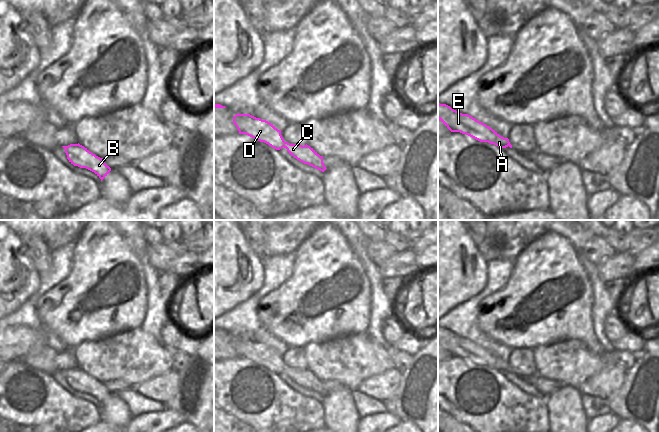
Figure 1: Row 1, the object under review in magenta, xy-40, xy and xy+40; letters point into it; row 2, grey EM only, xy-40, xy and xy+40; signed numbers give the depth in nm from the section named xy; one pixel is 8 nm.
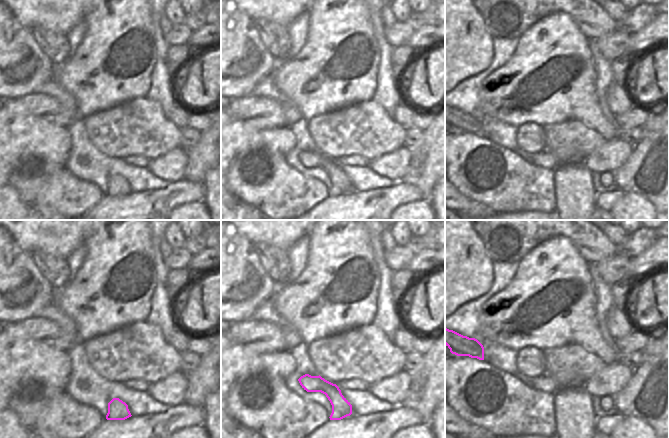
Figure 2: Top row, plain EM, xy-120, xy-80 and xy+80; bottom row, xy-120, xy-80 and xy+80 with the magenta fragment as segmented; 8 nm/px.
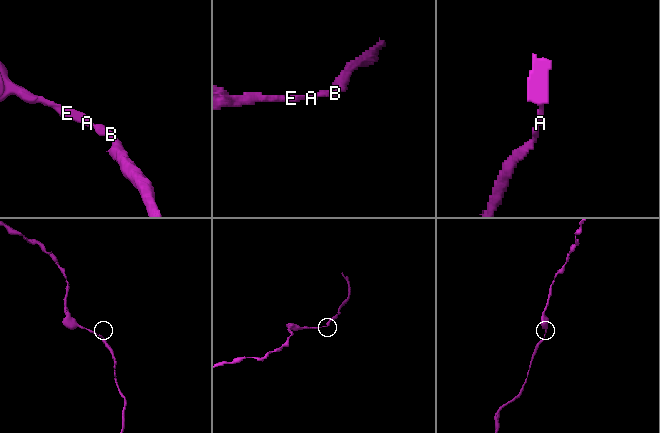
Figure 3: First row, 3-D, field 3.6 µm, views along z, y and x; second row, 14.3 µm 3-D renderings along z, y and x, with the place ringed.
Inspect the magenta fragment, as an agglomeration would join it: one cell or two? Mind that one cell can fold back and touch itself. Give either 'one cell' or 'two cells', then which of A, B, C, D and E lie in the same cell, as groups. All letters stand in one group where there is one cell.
one cell | A B C D E

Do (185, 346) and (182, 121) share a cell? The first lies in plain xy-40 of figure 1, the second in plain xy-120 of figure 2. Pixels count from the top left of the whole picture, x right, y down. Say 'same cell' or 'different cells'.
different cells

